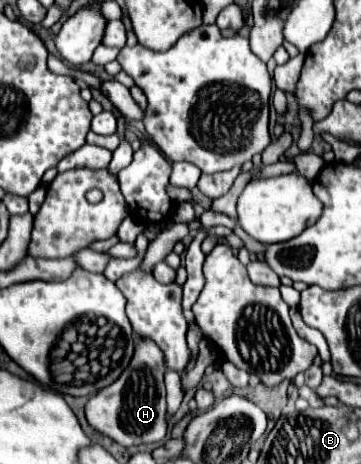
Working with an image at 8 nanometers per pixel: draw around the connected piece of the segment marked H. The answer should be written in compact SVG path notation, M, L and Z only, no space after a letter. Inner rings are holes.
M138 341L132 363L108 387L100 389L86 403L88 423L102 435L114 439L124 447L162 441L166 435L166 389L164 389L164 353L150 341Z

